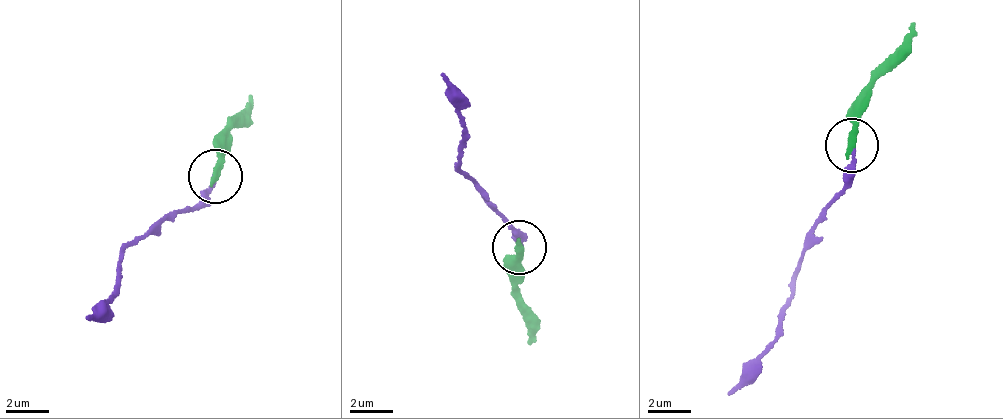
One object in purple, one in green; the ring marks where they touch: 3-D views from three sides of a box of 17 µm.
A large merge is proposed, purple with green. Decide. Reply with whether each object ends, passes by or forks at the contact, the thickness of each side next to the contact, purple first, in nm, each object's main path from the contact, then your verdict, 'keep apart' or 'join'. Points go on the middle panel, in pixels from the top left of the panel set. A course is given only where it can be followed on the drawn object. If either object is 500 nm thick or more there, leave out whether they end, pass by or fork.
purple ends | green ends | 190/300 nm | purple via (521, 245), (458, 167), (469, 132), (441, 71) | green via (521, 245), (504, 265), (530, 344) | join

